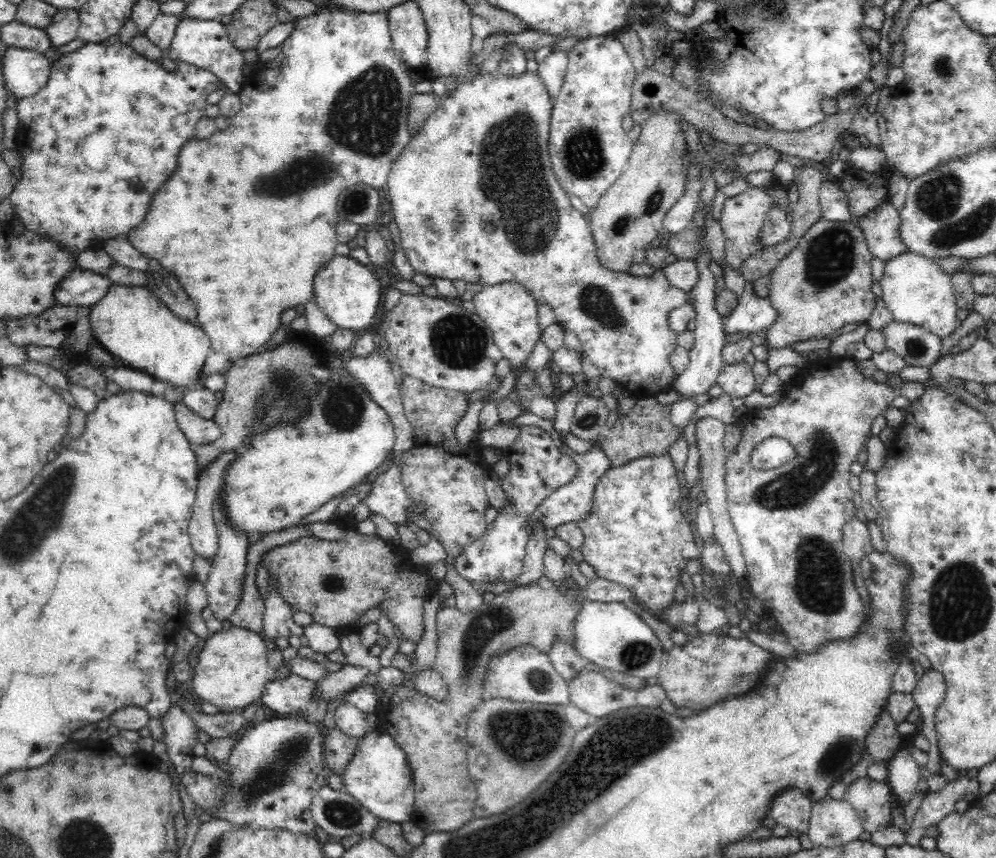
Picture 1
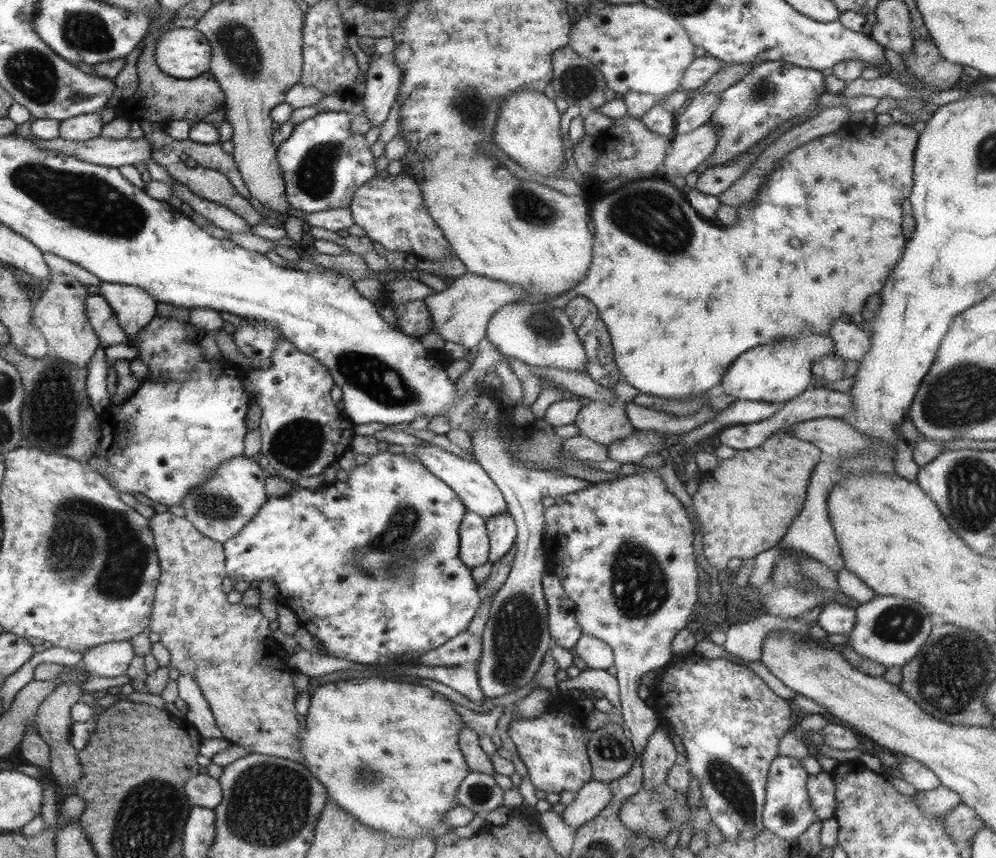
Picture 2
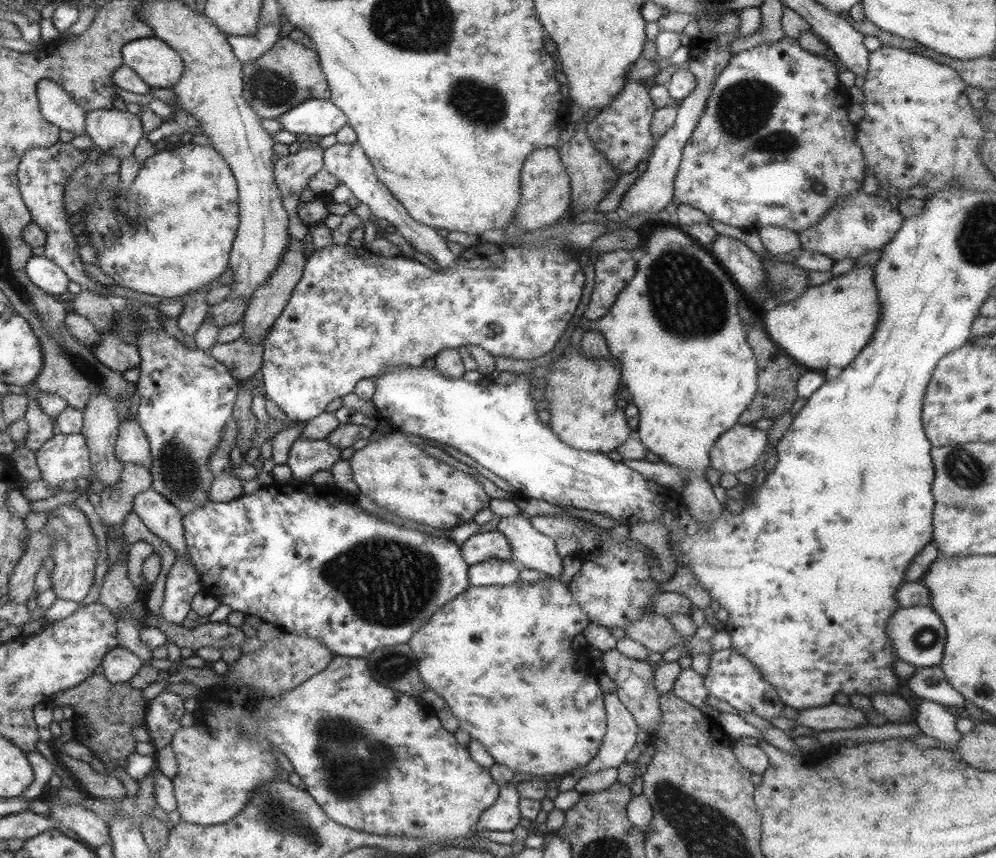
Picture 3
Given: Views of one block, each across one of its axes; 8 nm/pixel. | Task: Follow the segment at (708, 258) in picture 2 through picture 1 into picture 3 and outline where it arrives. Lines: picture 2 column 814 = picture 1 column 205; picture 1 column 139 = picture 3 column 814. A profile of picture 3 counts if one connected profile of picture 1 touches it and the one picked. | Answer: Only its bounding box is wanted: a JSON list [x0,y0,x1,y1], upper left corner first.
[799,188,903,262]

